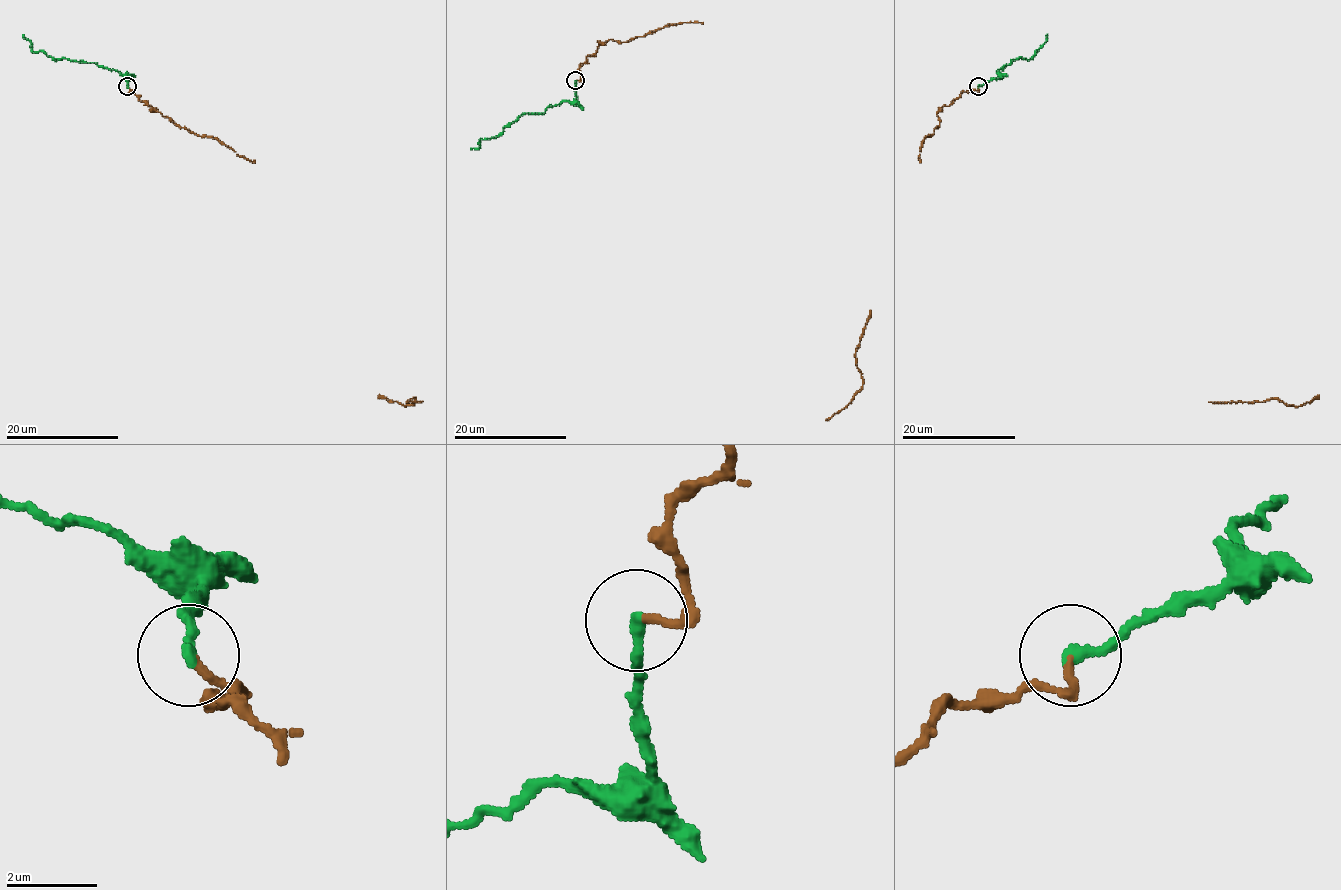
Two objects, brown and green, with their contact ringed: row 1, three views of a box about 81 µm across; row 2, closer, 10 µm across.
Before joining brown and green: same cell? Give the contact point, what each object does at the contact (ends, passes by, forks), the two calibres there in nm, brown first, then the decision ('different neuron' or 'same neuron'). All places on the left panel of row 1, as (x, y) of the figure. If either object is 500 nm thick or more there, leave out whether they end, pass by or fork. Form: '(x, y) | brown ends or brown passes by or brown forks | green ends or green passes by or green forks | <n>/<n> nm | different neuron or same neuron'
(127, 86) | brown ends | green ends | 160/280 nm | same neuron

